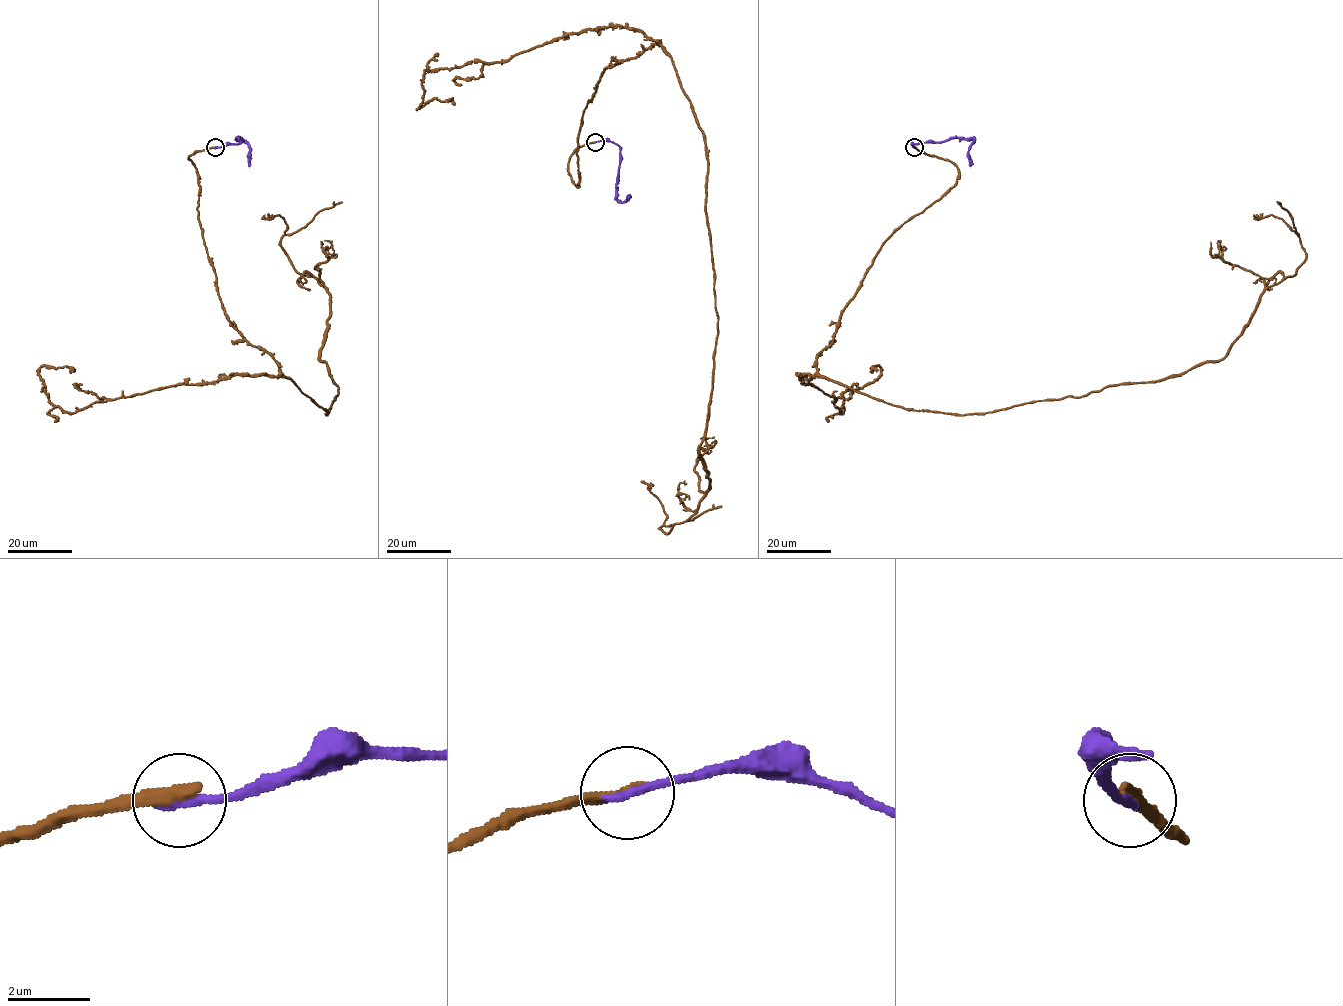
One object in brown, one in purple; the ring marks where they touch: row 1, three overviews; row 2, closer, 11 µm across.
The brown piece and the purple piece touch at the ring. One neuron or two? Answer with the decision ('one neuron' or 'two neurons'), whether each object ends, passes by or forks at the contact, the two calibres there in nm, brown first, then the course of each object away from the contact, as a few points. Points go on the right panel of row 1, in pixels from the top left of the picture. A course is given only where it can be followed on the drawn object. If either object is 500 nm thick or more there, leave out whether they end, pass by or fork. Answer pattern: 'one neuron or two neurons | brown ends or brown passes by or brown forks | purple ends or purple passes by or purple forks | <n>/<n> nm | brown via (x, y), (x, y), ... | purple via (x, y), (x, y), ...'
two neurons | brown ends | purple ends | 360/240 nm | brown via (915, 147), (957, 182), (881, 247), (817, 371), (915, 411), (984, 414), (1221, 360), (1306, 258), (1278, 202) | purple via (915, 147), (914, 144), (941, 142), (955, 137), (973, 138), (969, 149), (970, 166)

